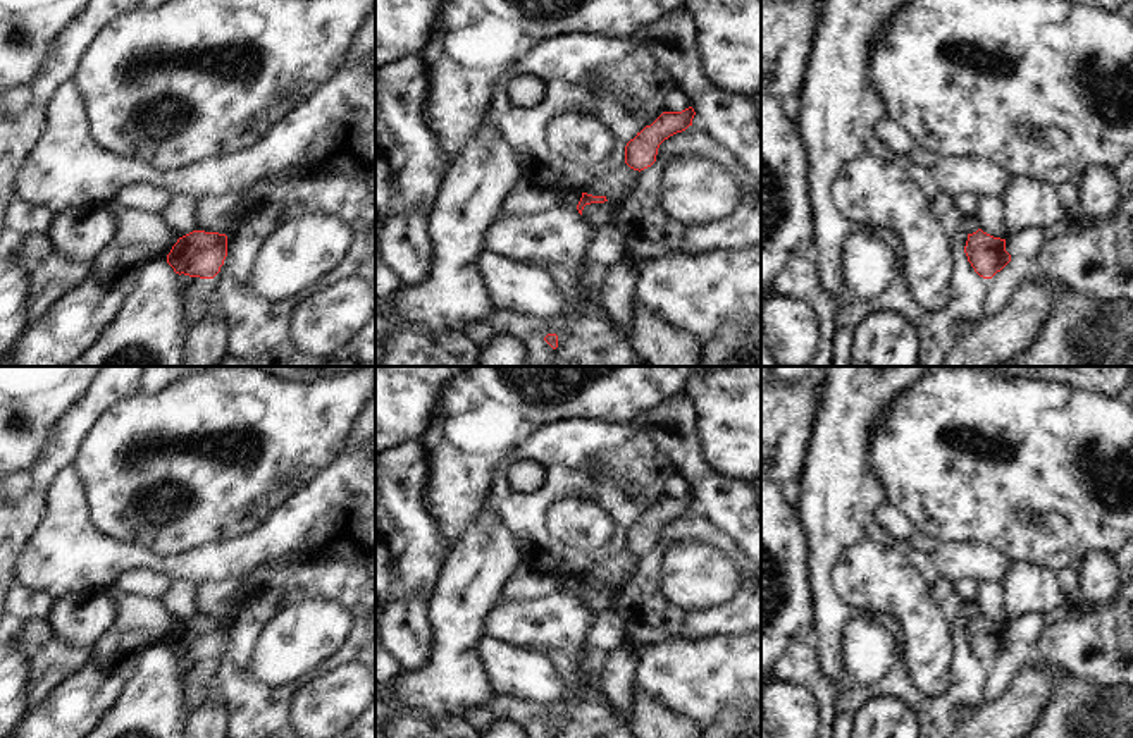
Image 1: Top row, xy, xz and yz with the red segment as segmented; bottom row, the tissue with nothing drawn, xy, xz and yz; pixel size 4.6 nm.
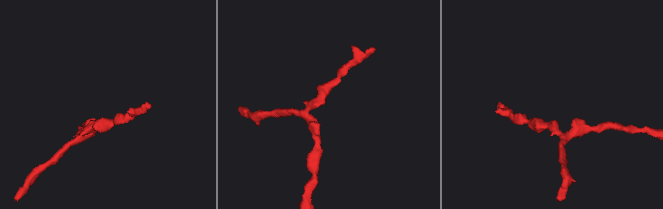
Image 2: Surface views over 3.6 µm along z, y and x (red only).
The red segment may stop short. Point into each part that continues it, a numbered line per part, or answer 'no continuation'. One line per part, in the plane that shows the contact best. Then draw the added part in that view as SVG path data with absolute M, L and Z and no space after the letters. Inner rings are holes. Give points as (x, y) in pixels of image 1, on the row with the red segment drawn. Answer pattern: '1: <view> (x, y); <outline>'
no continuation

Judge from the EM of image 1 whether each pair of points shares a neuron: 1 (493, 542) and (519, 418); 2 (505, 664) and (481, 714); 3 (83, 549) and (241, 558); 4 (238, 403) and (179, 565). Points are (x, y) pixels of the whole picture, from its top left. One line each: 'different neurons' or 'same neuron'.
1: different neurons
2: different neurons
3: same neuron
4: different neurons

